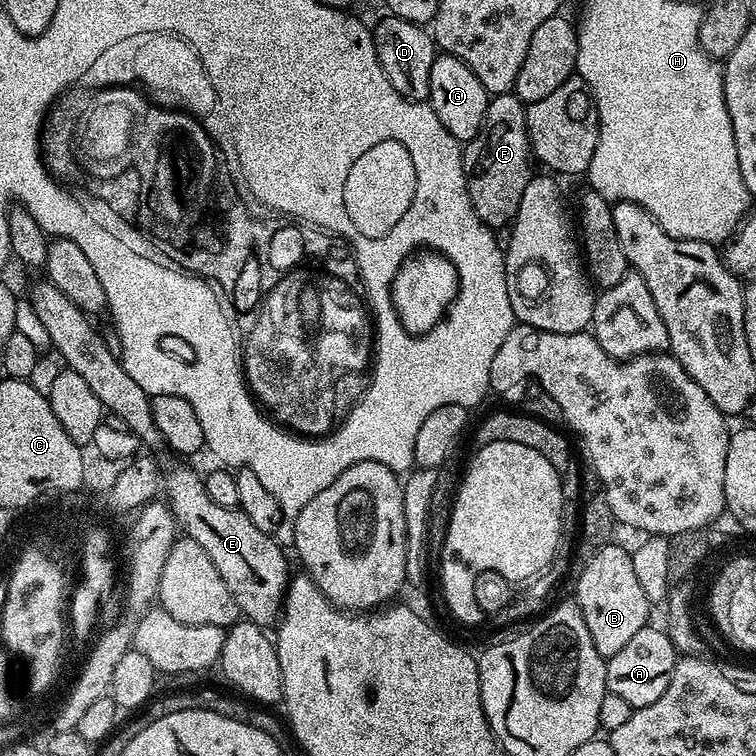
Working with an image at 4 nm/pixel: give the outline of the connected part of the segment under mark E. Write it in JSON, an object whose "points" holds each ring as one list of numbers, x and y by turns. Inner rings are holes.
{"points":[[176,468,169,476,167,473,162,488,165,493,168,491,166,503,183,535,198,542,198,546,210,554,210,562,214,562,214,570,222,574,222,582,226,582,239,615,249,624,271,629,280,619,290,579,285,549,277,544,275,535,268,533,267,536,244,510,218,506,218,502,206,494,201,473,192,468]]}

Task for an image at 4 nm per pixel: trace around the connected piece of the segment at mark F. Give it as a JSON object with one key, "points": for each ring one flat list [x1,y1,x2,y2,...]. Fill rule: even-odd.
{"points":[[512,92,493,95,486,106,478,134,467,141,463,153,464,173,468,176,466,186,478,218,490,229,511,225,518,214,518,202,522,202,526,182,530,182,534,175,534,157,526,130,524,101]]}

